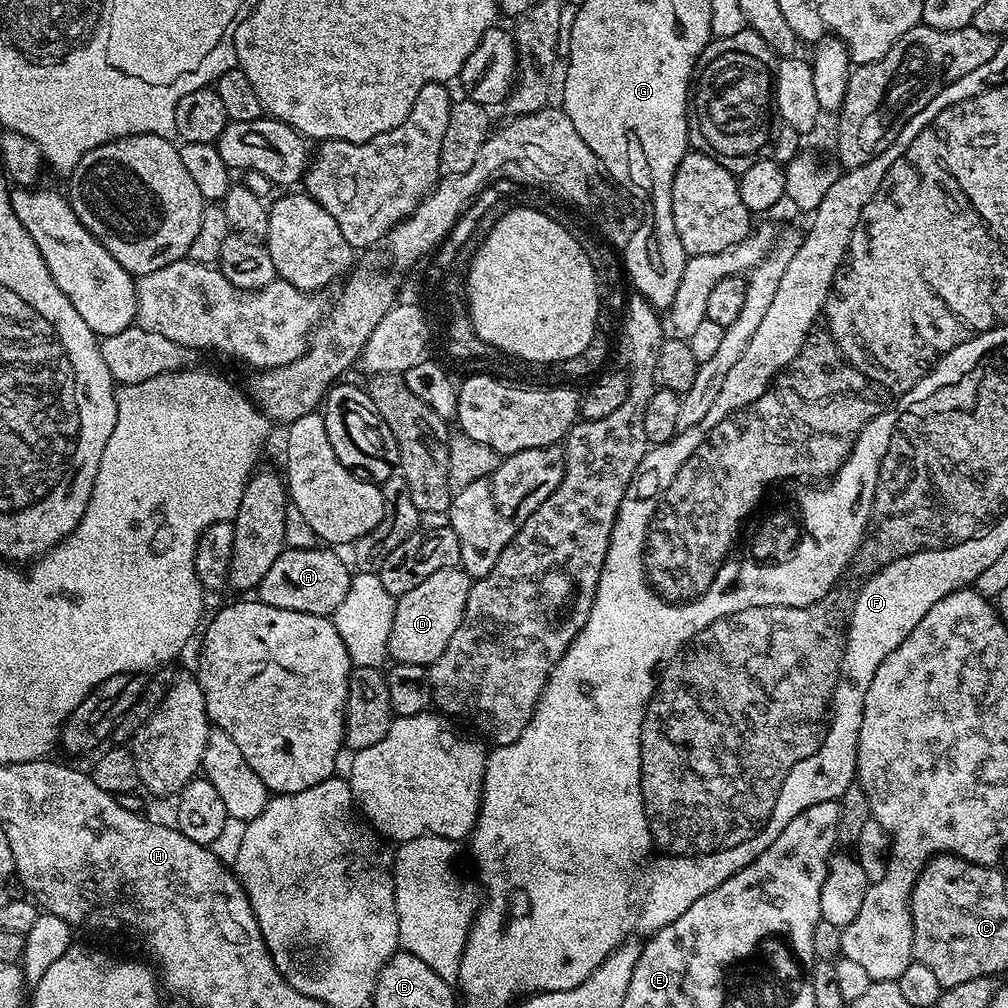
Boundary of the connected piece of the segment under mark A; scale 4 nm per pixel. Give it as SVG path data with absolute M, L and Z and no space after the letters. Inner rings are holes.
M328 546L314 548L290 548L285 547L284 553L270 566L266 578L262 578L258 589L258 598L270 606L278 606L278 610L298 610L302 614L318 614L319 616L331 617L333 612L342 606L342 598L346 598L346 590L350 590L350 582L353 573L348 572L344 560L339 556L339 551Z

